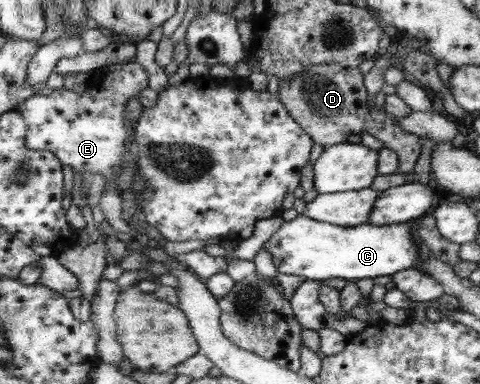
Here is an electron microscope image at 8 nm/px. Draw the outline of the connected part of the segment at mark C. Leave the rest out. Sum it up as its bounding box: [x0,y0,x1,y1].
[263,214,422,282]

